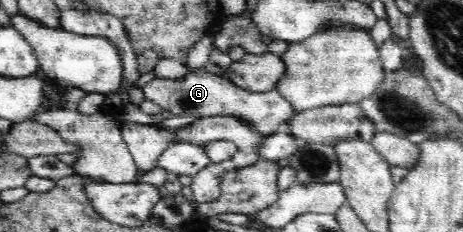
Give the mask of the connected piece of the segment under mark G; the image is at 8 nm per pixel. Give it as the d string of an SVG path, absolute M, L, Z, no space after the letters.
M203 69L188 72L182 78L154 78L143 86L144 97L159 104L163 110L173 115L194 114L200 118L216 115L230 115L248 121L258 133L265 137L274 133L288 133L288 118L296 114L292 103L284 100L284 96L276 88L268 92L252 92L236 86L231 80L210 74Z

